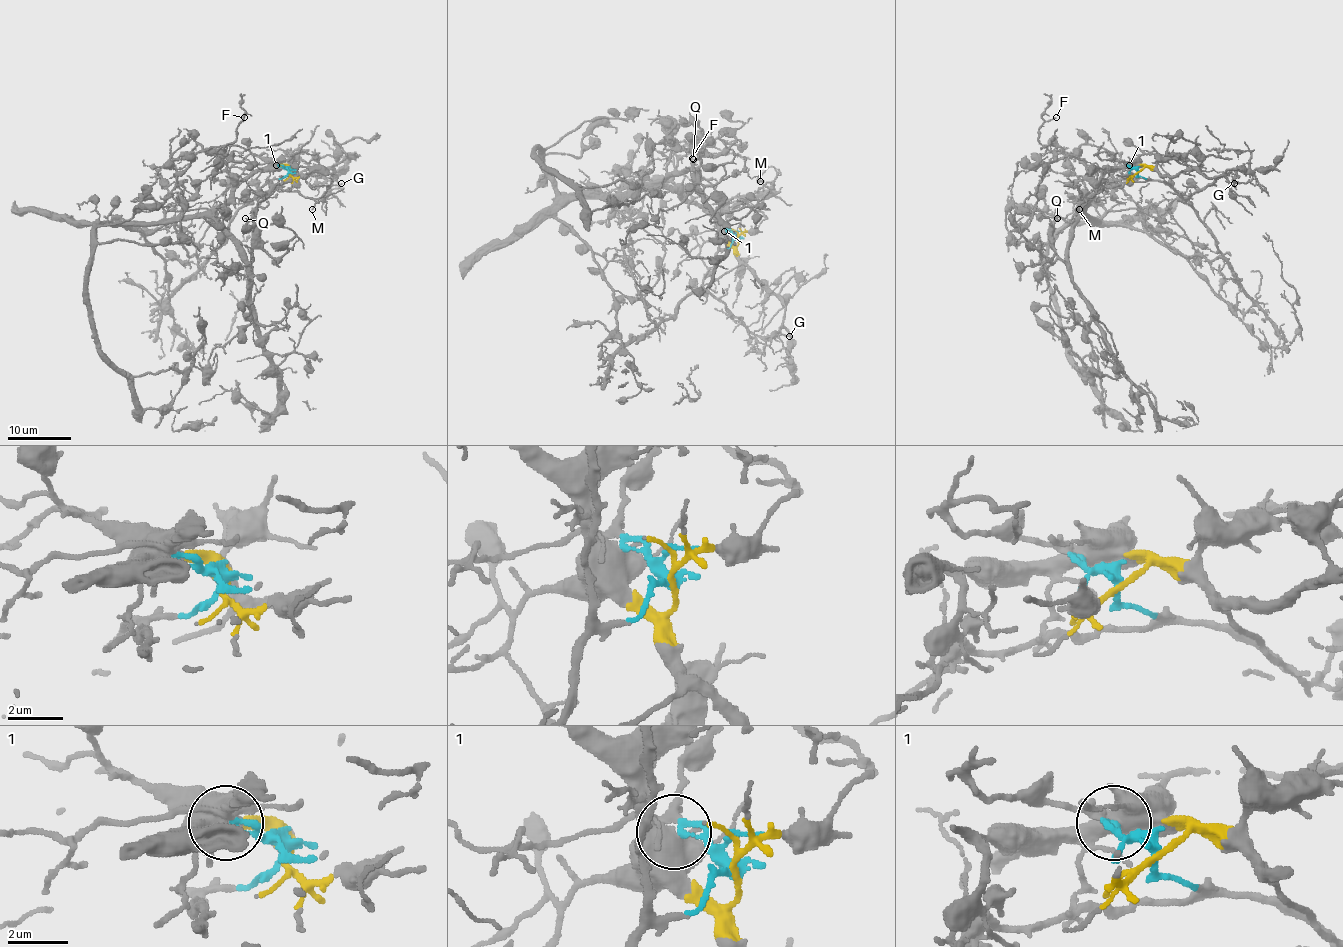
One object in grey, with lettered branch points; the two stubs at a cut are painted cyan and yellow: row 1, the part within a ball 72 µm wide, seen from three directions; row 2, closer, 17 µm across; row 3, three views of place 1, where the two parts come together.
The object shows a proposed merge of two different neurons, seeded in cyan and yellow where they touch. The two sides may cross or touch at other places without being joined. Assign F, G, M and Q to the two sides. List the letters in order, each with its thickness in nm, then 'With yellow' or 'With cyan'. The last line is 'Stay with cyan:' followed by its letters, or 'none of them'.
F: Thickness 140 nm. With yellow
G: Thickness 150 nm. With yellow
M: Thickness 120 nm. With cyan
Q: Thickness 130 nm. With yellow
Stay with cyan: M

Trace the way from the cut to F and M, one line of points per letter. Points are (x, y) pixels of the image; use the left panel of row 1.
F: (289, 171), (279, 165), (260, 168), (239, 182), (228, 170), (225, 147), (236, 139), (236, 128), (244, 117)
M: (289, 171), (281, 179), (271, 181), (271, 187), (298, 190), (314, 202), (311, 210)

